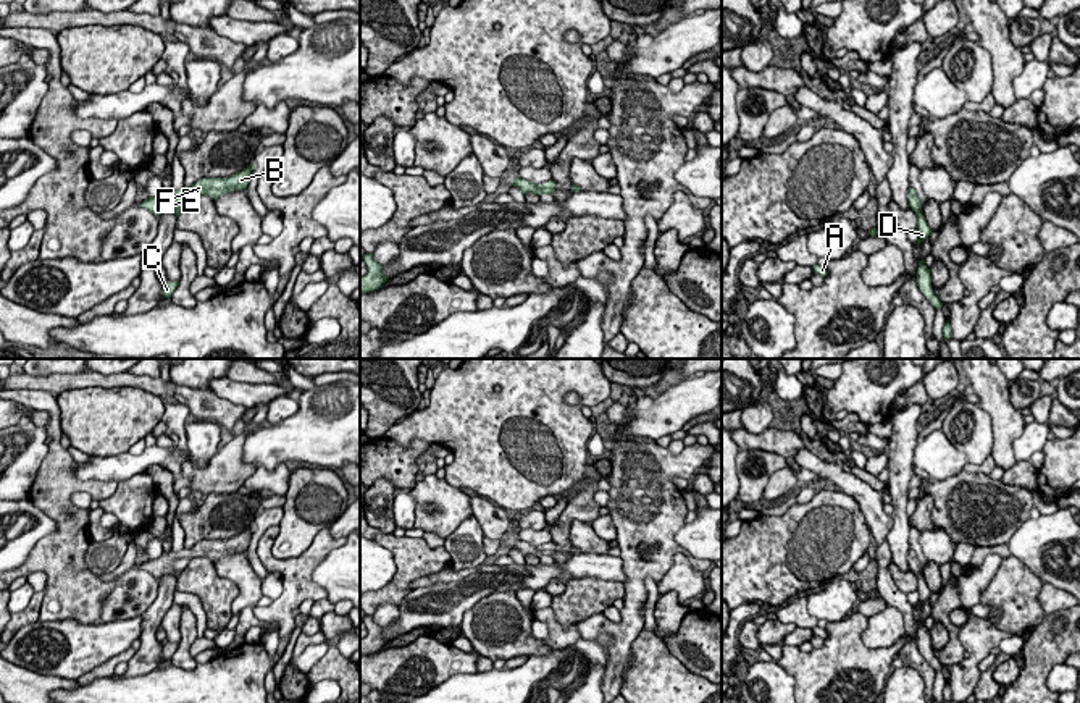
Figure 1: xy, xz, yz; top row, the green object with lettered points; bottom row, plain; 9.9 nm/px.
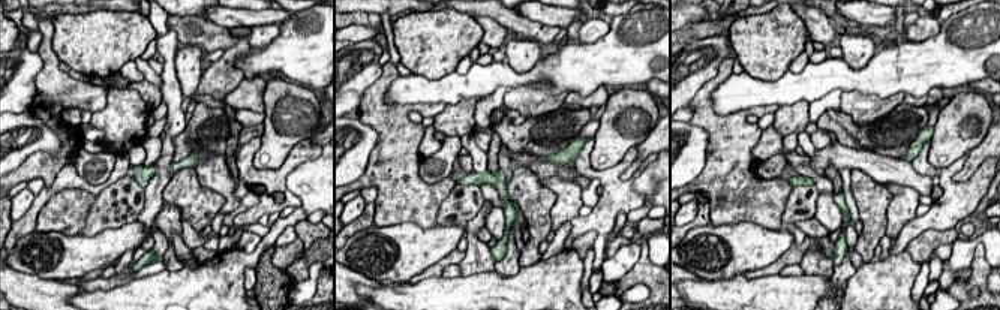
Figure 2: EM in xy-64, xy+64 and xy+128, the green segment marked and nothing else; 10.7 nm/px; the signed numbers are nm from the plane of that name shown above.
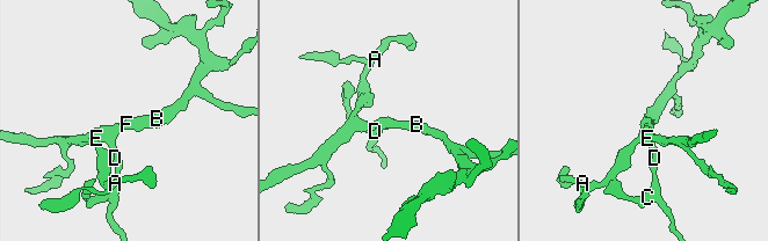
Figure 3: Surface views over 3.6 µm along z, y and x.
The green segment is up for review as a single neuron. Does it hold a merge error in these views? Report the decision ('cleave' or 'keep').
keep

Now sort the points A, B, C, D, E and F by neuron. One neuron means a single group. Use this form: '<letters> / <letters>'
A B C D E F

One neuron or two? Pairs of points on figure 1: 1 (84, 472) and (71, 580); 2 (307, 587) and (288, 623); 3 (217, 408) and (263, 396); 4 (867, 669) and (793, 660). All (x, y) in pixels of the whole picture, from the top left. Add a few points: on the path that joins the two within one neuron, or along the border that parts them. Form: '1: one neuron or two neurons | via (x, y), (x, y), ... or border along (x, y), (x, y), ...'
1: two neurons | border along (73, 466), (75, 475), (81, 480), (117, 484)
2: one neuron | via (299, 595), (288, 606), (288, 614)
3: two neurons | border along (209, 388), (218, 396), (246, 408)
4: one neuron | via (849, 668), (811, 668)

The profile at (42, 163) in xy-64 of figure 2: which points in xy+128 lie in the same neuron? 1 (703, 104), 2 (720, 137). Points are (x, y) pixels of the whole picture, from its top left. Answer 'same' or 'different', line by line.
1: same
2: same

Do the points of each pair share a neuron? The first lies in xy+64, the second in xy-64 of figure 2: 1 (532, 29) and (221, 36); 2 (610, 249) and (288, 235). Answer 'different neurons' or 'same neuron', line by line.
1: same neuron
2: different neurons

